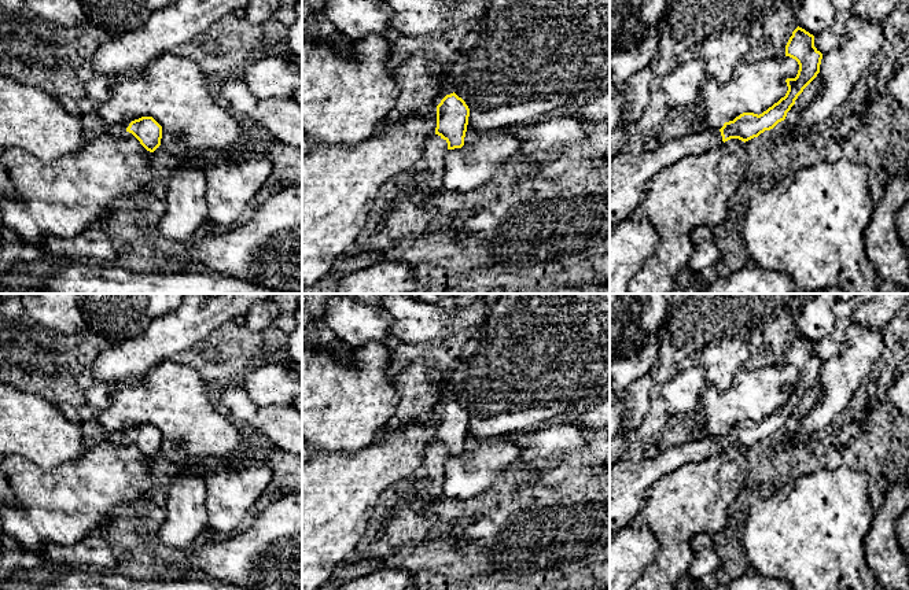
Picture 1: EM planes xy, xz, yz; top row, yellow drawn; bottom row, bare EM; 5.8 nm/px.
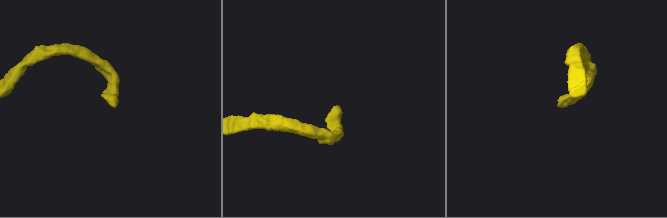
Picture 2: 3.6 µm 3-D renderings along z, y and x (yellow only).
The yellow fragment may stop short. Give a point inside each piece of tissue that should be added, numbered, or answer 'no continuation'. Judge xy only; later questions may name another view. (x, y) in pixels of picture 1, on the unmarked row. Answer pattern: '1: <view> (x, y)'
no continuation

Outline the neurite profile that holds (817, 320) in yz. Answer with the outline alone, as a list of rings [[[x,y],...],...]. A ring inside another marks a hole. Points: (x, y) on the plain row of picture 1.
[[[813,294],[801,307],[795,321],[796,332],[813,343],[827,338],[835,328],[833,307],[839,298],[836,294]]]

